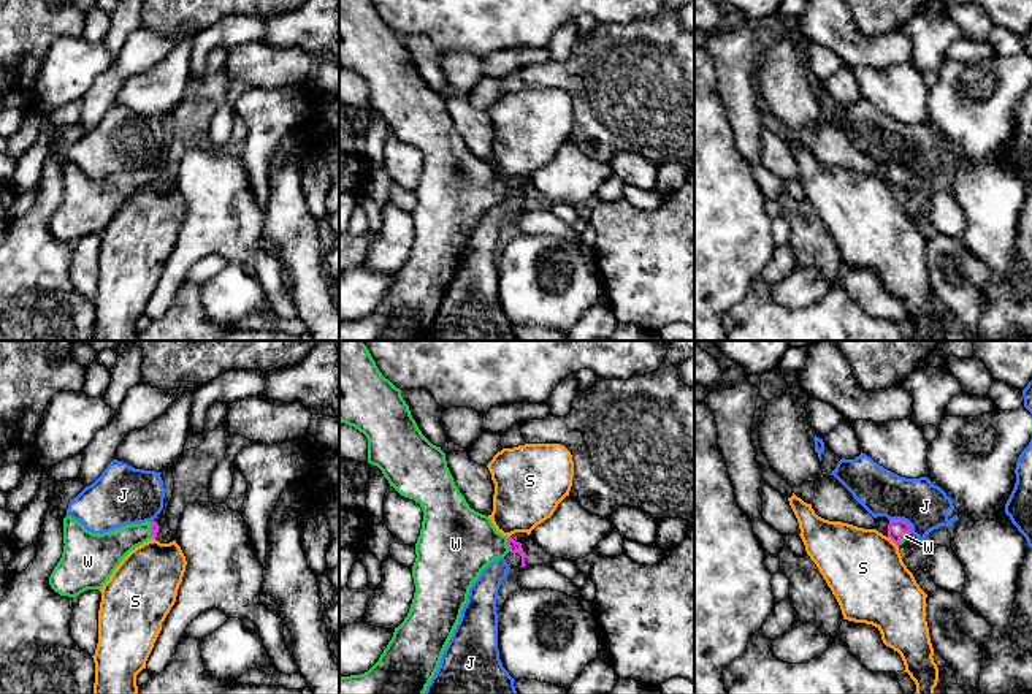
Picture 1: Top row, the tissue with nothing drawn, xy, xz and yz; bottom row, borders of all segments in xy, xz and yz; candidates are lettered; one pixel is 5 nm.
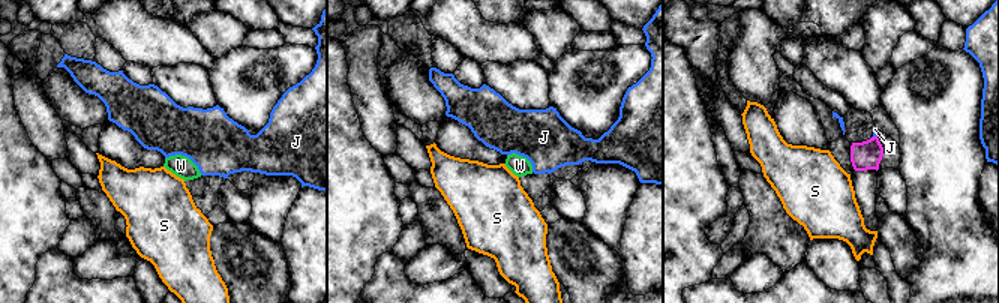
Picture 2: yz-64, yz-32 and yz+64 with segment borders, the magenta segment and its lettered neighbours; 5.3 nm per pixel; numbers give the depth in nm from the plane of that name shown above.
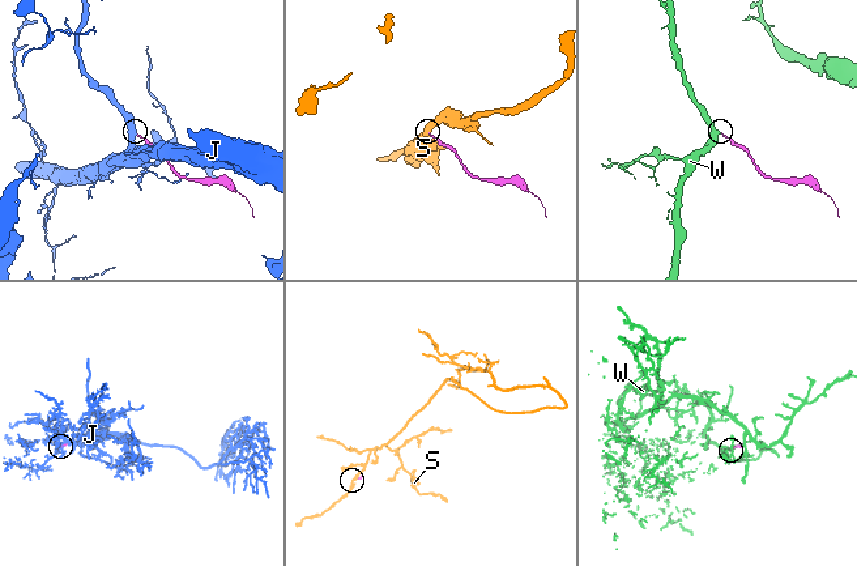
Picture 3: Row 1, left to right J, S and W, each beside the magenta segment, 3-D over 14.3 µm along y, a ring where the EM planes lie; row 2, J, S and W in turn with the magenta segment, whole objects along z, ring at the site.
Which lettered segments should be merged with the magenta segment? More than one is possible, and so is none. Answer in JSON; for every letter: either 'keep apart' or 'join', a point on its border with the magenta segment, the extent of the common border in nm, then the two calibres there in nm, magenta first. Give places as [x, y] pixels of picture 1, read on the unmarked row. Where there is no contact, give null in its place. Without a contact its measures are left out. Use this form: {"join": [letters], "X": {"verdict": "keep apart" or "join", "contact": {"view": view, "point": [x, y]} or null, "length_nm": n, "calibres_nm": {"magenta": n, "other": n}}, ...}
{"join": ["W"], "J": {"verdict": "keep apart", "contact": {"view": "yz", "point": [902, 165]}, "length_nm": 140, "calibres_nm": {"magenta": 90, "other": 240}}, "S": {"verdict": "keep apart", "contact": {"view": "yz", "point": [893, 186]}, "length_nm": 80, "calibres_nm": {"magenta": 90, "other": 400}}, "W": {"verdict": "join", "contact": {"view": "xz", "point": [508, 189]}, "length_nm": 70, "calibres_nm": {"magenta": 60, "other": 360}}}

